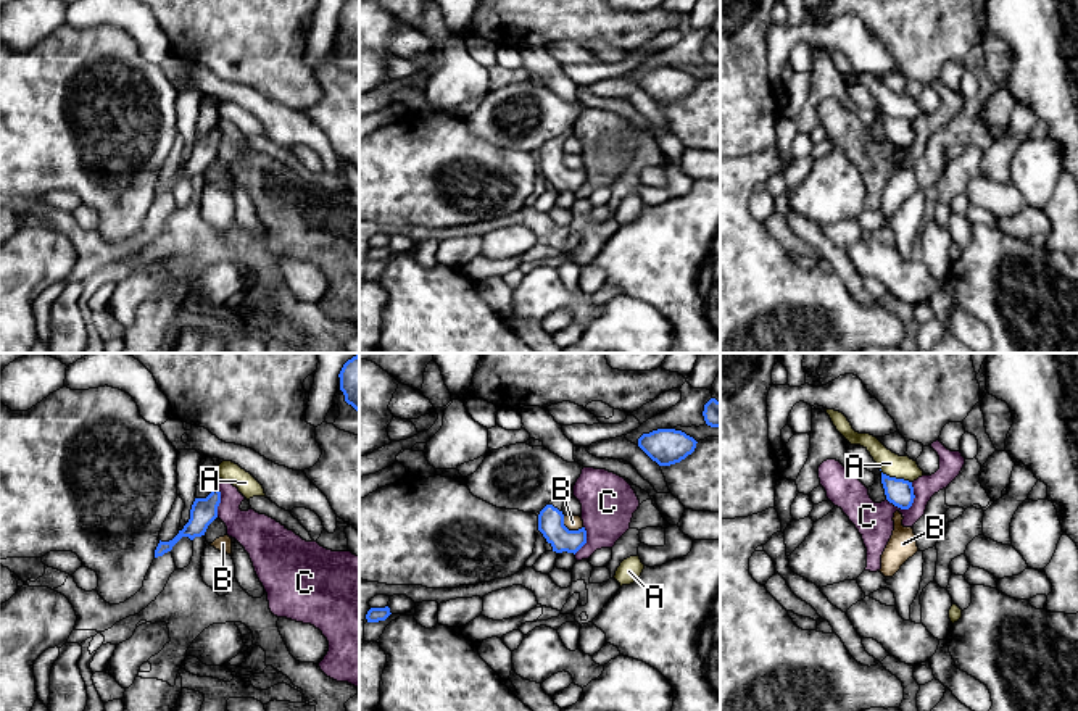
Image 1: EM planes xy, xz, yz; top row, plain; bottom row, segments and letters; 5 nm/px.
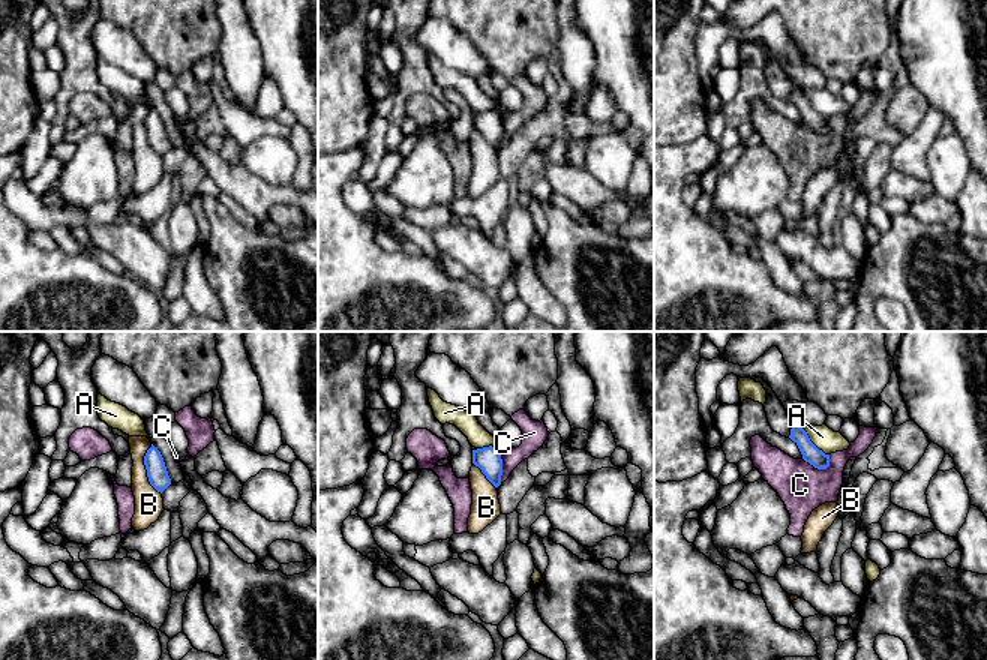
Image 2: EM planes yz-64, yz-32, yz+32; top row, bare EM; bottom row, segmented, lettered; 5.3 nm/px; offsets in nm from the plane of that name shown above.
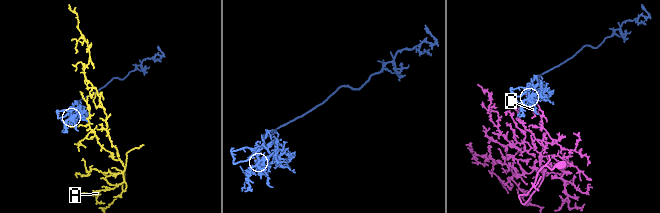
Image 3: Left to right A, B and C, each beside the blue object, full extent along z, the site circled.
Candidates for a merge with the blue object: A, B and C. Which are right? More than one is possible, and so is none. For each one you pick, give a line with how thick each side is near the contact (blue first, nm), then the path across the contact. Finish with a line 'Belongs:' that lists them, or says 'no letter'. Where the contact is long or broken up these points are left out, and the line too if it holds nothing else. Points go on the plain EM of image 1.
Belongs: no letter

